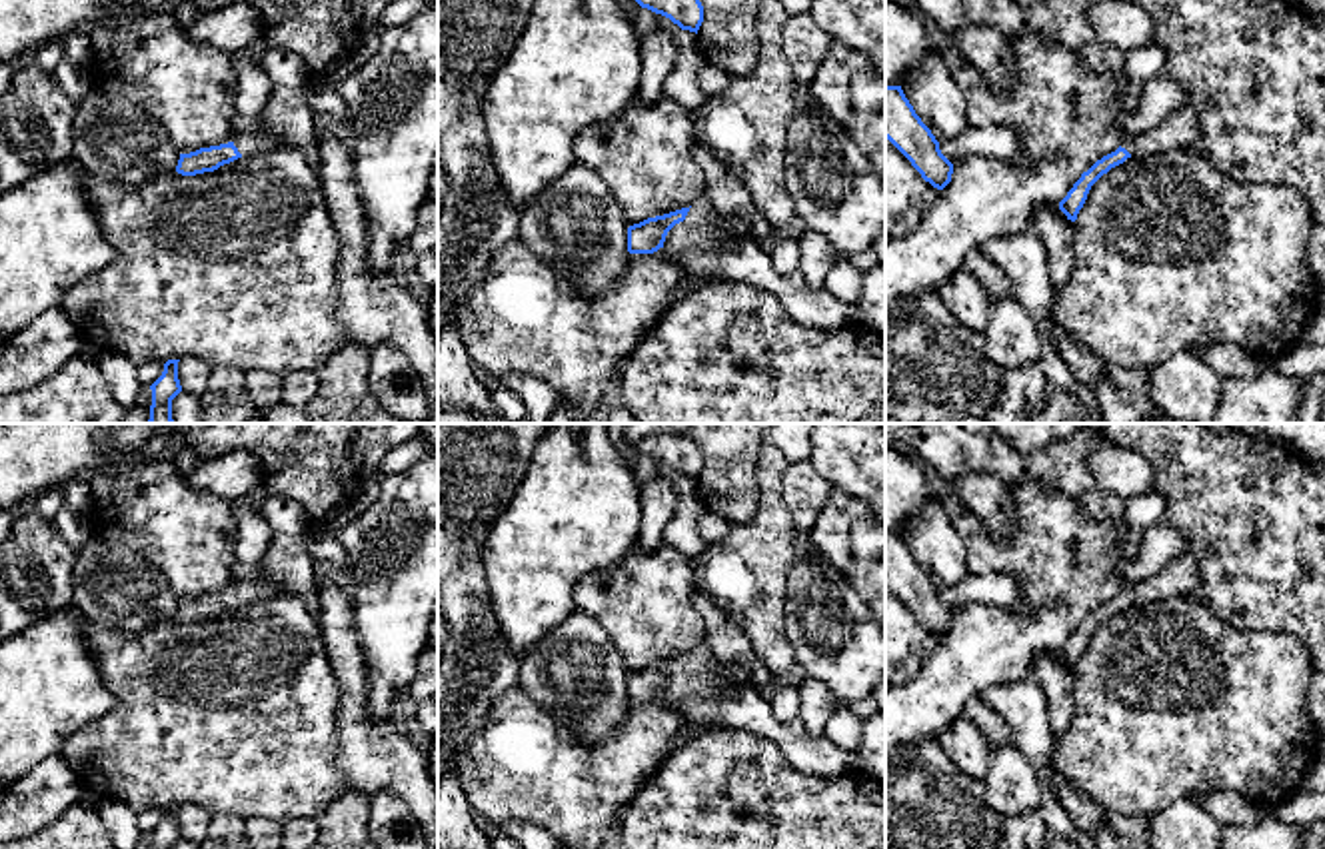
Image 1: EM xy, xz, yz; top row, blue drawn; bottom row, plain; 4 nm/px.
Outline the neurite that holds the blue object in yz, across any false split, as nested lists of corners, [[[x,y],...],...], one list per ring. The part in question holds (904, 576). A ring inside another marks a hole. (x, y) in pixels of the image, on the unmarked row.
[[[885,533],[885,585],[933,635],[943,637],[951,629],[953,611],[941,601],[939,589],[915,561],[901,533]]]

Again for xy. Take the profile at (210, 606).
[[[238,581],[232,589],[200,595],[190,601],[180,601],[176,619],[182,623],[196,623],[214,619],[224,611],[230,611],[242,603],[252,603],[278,595],[278,587],[272,581]]]

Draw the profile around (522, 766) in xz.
[[[516,685],[492,703],[456,773],[472,811],[484,819],[500,827],[506,821],[536,823],[562,849],[602,849],[616,813],[660,771],[685,729],[683,711],[663,693],[654,701],[628,699],[622,725],[610,737],[586,743]]]

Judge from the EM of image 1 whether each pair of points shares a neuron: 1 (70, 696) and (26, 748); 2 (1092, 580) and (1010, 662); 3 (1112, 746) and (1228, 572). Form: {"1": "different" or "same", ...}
{"1": "same", "2": "same", "3": "different"}

